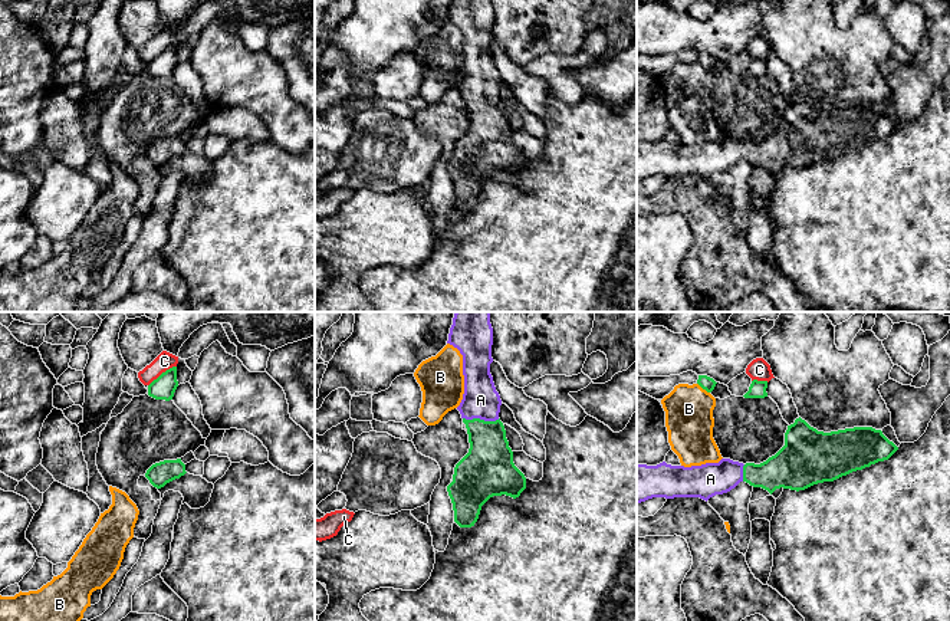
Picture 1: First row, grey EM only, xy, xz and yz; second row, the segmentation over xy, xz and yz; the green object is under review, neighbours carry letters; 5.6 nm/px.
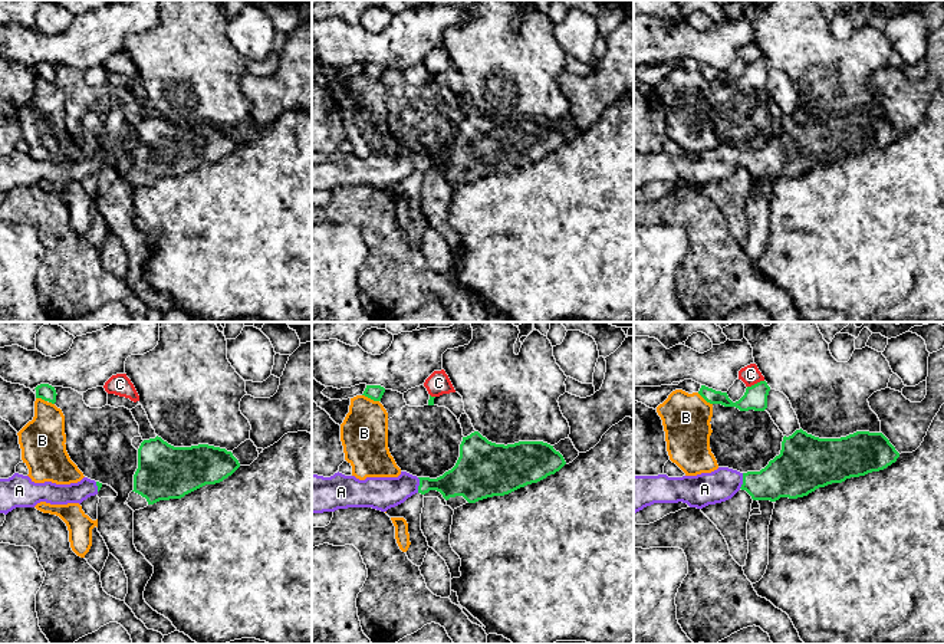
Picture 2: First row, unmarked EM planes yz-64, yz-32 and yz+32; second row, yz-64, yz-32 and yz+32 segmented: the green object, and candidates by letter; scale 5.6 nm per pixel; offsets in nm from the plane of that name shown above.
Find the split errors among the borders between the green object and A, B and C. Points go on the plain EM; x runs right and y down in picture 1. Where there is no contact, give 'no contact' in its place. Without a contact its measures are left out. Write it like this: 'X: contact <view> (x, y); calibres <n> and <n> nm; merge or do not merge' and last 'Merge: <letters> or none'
A: contact xz (482, 98); calibres 280 and 200 nm; merge
B: contact yz (703, 66); calibres 80 and 280 nm; do not merge
C: contact xy (163, 51); calibres 130 and 100 nm; do not merge
Merge: A

